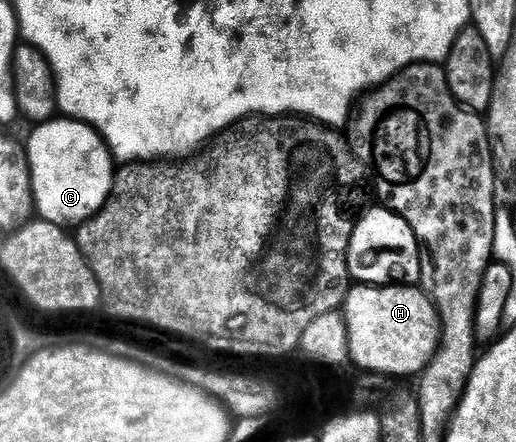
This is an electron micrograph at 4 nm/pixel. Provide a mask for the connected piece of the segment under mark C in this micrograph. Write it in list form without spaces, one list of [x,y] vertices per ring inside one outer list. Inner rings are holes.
[[[58,117],[52,122],[42,122],[27,141],[30,176],[33,178],[33,198],[36,213],[46,222],[66,228],[76,227],[89,218],[94,218],[113,191],[115,159],[105,141],[93,127],[85,122],[75,122],[71,118]]]

